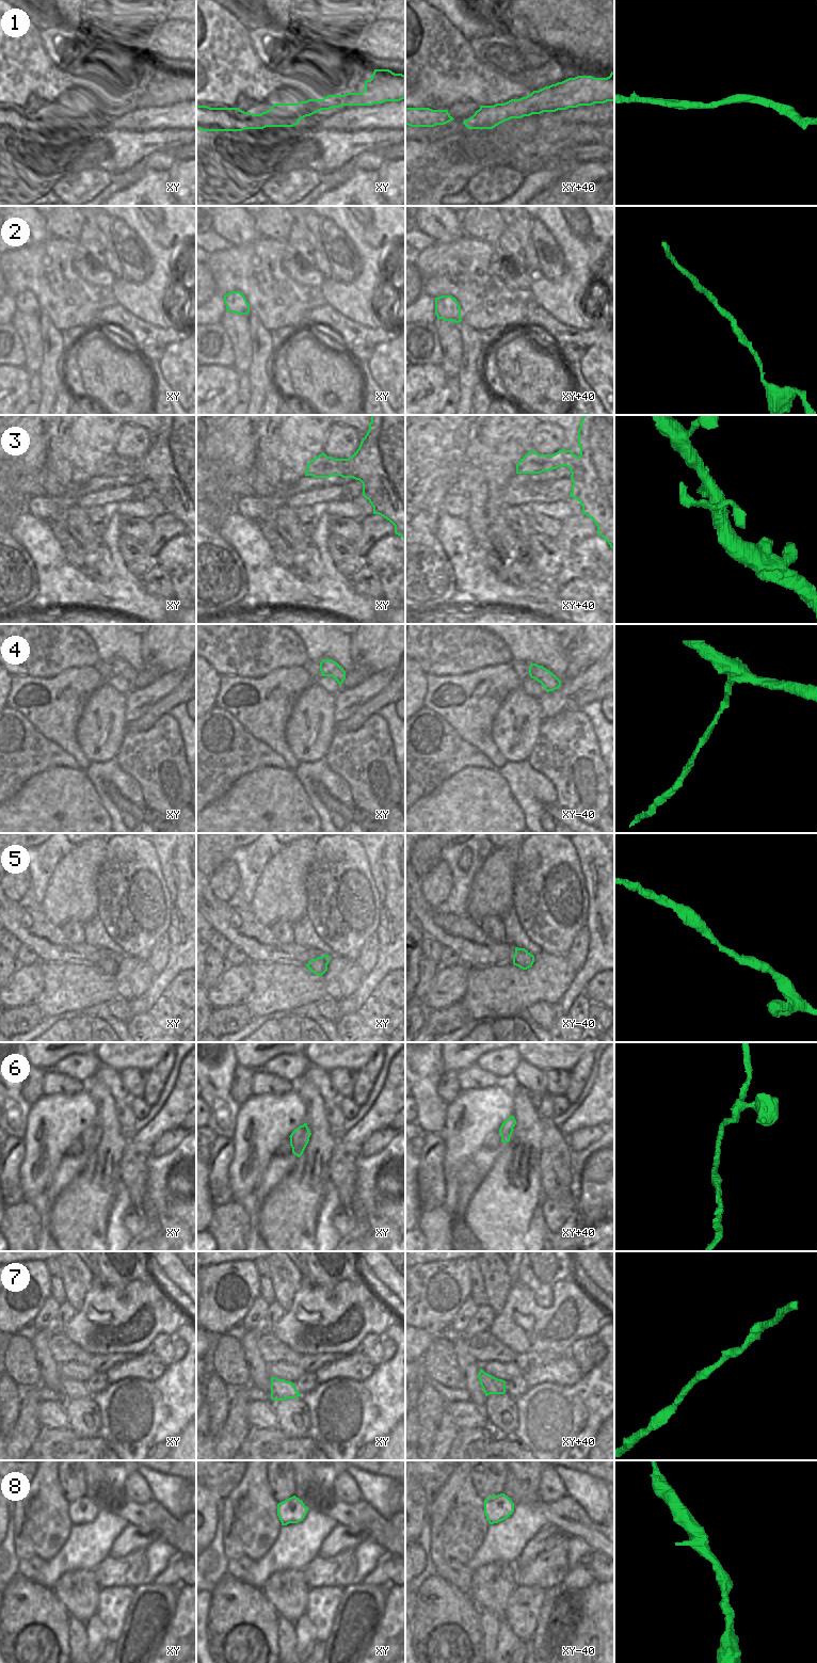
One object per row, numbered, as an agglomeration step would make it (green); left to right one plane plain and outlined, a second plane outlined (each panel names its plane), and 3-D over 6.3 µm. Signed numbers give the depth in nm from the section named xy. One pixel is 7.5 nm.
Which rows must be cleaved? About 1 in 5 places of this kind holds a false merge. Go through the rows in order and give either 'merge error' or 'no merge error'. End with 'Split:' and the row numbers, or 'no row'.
1: no merge error
2: no merge error
3: no merge error
4: no merge error
5: no merge error
6: no merge error
7: no merge error
8: no merge error
Split: no row

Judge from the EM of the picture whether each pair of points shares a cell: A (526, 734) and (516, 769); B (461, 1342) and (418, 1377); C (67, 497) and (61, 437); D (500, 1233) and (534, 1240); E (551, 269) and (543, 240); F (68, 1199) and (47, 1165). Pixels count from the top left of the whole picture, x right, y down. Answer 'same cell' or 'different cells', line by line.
A: different cells
B: different cells
C: same cell
D: different cells
E: same cell
F: different cells

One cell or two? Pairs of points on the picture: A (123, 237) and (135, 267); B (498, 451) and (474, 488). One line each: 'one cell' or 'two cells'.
A: one cell
B: one cell

